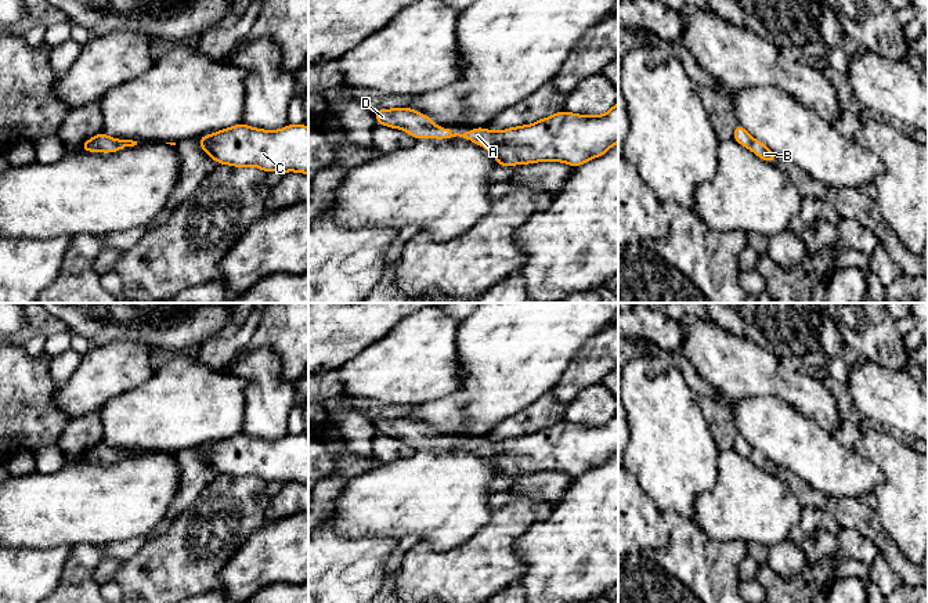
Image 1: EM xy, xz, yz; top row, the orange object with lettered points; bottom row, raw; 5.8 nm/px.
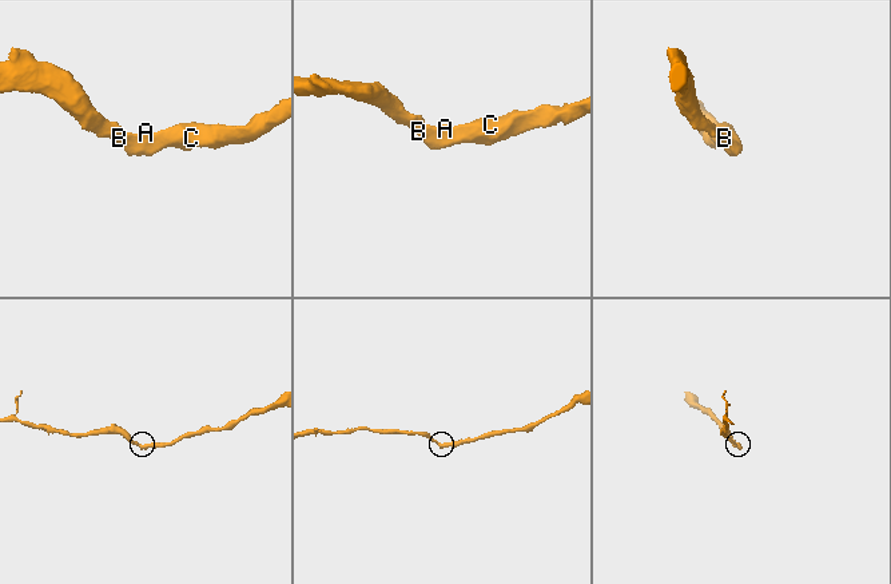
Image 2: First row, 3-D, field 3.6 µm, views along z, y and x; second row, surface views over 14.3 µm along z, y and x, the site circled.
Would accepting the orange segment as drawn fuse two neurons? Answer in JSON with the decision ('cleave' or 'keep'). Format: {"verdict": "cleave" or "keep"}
{"verdict": "keep"}

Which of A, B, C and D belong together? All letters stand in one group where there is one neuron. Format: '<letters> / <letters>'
A B C D

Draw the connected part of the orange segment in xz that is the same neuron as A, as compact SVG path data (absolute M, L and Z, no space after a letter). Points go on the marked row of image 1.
M618 101L604 115L578 115L562 109L532 124L501 131L476 127L463 134L436 126L427 115L409 106L372 112L378 124L404 130L415 140L463 137L490 151L497 166L563 162L575 169L603 156L618 142Z

